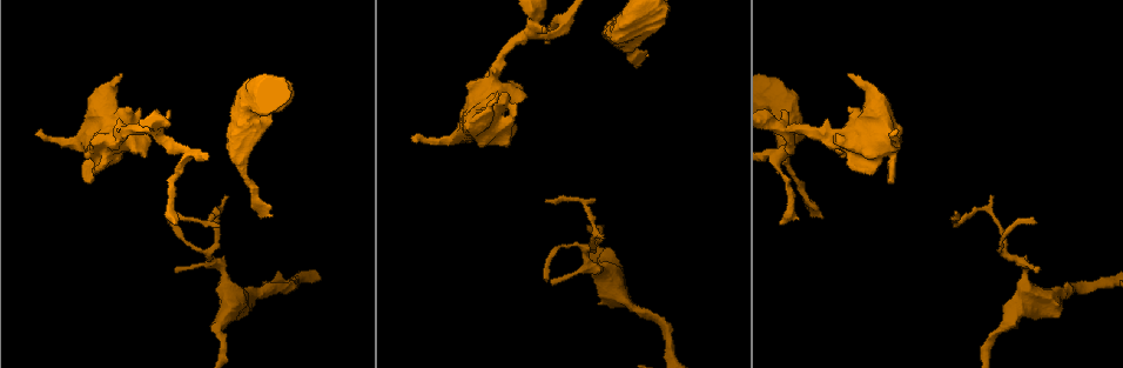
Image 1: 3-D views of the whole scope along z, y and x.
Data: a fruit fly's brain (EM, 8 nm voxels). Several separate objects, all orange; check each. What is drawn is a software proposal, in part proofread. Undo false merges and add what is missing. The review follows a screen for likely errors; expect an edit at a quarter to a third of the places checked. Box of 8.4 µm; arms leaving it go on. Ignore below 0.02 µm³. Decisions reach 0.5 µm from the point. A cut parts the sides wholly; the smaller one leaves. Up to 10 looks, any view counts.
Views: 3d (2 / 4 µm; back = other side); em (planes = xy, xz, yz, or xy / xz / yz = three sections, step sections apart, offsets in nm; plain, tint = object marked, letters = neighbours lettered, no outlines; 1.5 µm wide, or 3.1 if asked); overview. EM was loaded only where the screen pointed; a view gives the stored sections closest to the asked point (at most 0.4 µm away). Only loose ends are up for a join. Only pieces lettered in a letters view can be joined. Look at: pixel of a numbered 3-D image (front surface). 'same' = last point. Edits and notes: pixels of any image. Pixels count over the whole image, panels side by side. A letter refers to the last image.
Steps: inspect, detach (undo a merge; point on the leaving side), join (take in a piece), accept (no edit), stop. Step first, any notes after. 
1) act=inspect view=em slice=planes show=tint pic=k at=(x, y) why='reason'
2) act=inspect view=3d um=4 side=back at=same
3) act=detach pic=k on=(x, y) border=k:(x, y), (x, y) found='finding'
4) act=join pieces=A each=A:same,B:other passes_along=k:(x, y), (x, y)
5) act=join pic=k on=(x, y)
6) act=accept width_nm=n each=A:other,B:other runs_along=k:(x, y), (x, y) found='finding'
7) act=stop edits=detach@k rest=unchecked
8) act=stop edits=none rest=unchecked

act=inspect view=3d um=2 pic=1 at=(546, 199) why='free end'

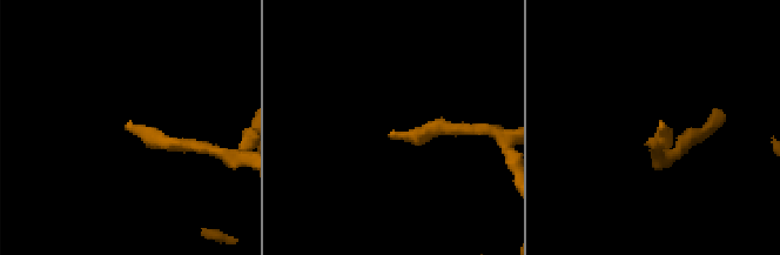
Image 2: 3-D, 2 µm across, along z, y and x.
act=inspect view=em slice=planes show=letters pic=2 at=(127, 126) why='shape alone is not enough'

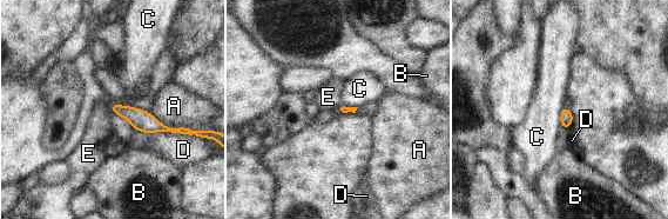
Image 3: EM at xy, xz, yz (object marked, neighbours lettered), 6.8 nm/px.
act=accept longest_contact=A:340nm each=A:other,B:other,C:other,D:other,E:other border=3:(341, 104), (336, 108) found='none of them fits'

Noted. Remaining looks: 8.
act=inspect view=3d um=2 pic=1 at=(89, 181) why='an open end'

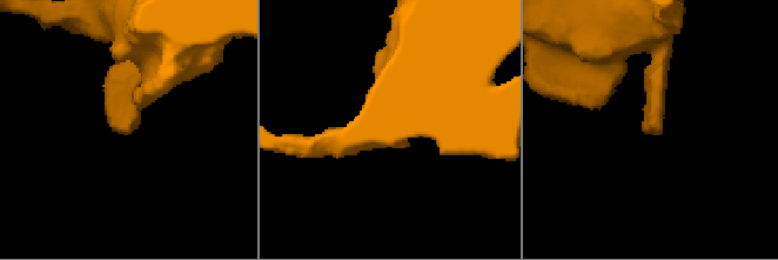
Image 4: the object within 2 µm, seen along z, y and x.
act=inspect view=em slice=planes show=letters pic=4 at=(644, 128)

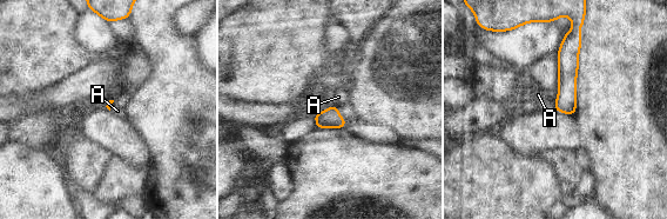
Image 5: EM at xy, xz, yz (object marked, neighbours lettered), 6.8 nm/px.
act=accept each=A:other border=5:(332, 104), (337, 107) found='none of them fits'

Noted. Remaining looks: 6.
act=inspect view=em slice=planes show=plain pic=1 at=(261, 217) why='free end'

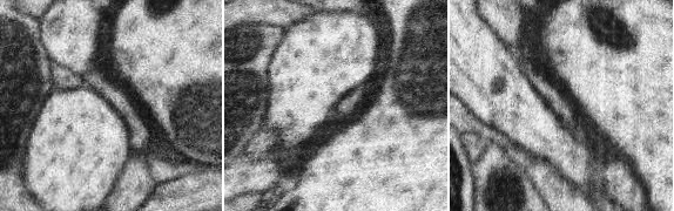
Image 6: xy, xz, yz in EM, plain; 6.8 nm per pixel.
act=inspect view=em slice=planes show=letters at=same why='see the neighbours'

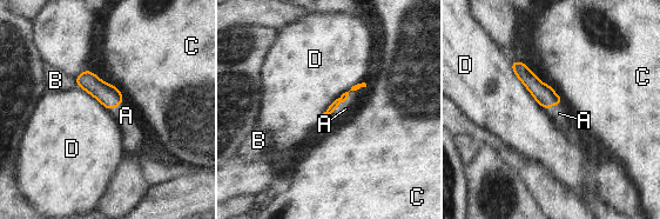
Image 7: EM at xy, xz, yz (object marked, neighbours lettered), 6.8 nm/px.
act=join pieces=A each=A:same,B:other,C:other,D:other passes_along=7:(335, 104), (347, 98), (345, 108) found='it goes on there'

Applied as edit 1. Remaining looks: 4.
act=stop edits=join@7 rest=unchecked

